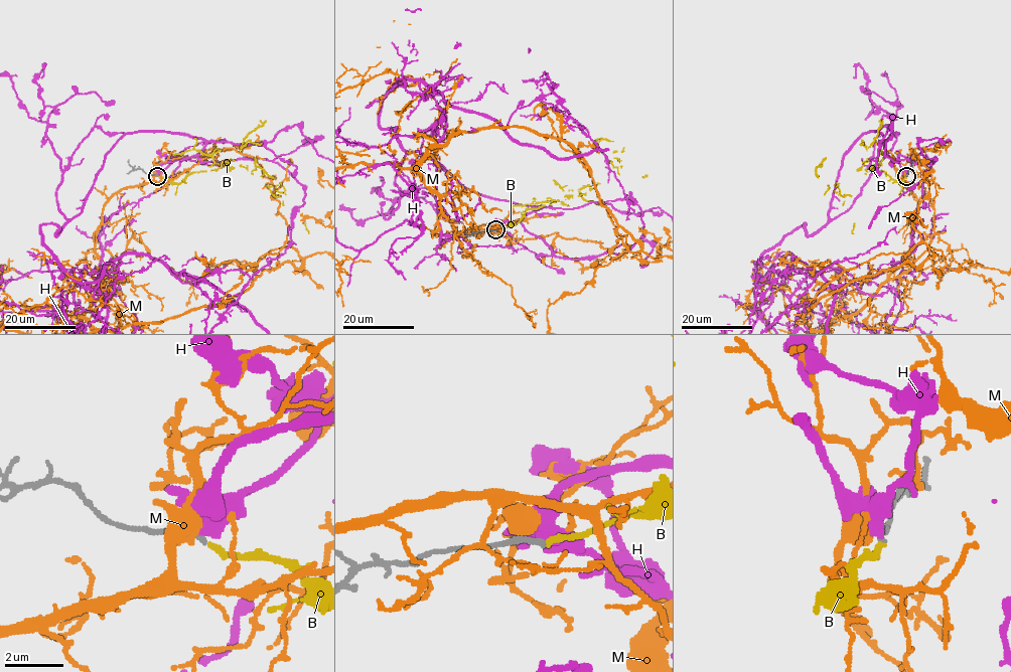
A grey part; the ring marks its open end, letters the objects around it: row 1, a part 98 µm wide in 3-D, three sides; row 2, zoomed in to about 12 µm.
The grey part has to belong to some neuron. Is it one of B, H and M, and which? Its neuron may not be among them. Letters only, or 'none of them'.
B

